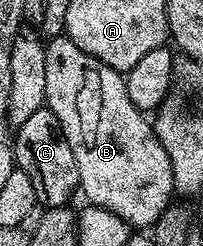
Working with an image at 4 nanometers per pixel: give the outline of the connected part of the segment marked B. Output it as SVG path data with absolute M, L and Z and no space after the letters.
M65 34L53 37L46 44L46 61L45 107L50 108L52 114L56 114L64 130L64 138L68 138L72 154L76 154L81 195L86 195L90 199L87 201L93 207L116 214L131 229L149 229L156 222L156 218L164 214L175 195L172 162L158 140L158 135L154 133L153 123L136 106L132 106L125 75L92 58L92 54L80 50L80 46L76 46L76 42L72 42Z

